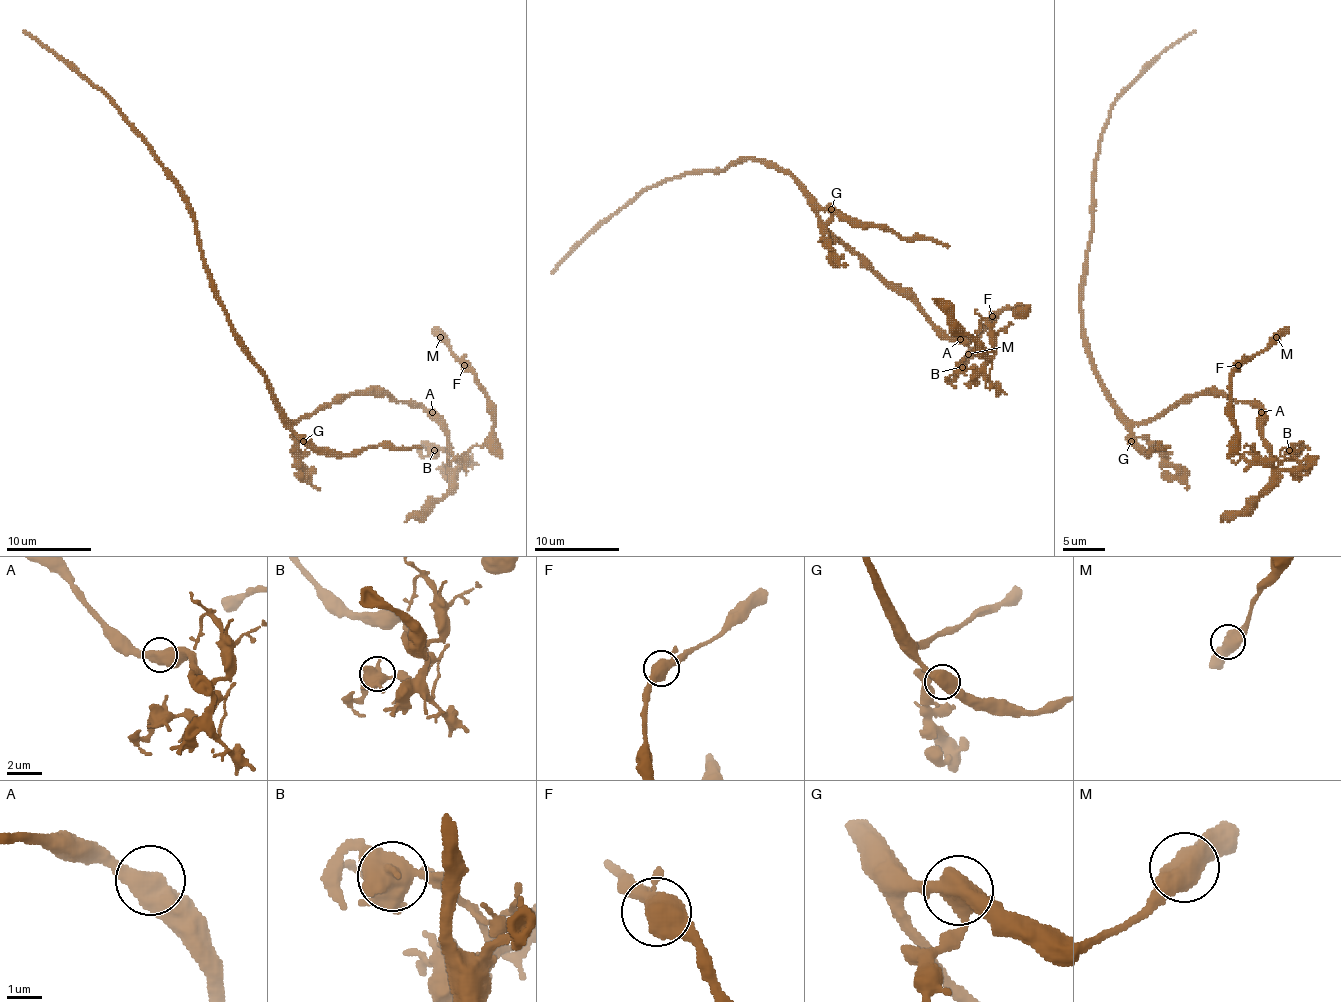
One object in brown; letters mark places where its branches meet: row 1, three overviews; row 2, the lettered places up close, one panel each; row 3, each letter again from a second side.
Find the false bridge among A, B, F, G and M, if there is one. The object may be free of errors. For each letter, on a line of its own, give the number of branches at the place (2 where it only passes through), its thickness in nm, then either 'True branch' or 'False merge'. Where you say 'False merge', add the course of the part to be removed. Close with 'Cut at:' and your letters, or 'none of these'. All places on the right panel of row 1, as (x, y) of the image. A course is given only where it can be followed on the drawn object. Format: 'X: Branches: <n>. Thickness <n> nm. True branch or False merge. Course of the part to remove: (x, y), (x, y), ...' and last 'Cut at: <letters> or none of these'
A: Branches: 2. Thickness 550 nm. True branch
B: Branches: 4. Thickness 500 nm. True branch
F: Branches: 3. Thickness 460 nm. True branch
G: Branches: 3. Thickness 500 nm. True branch
M: Branches: 2. Thickness 600 nm. True branch
Cut at: none of these

